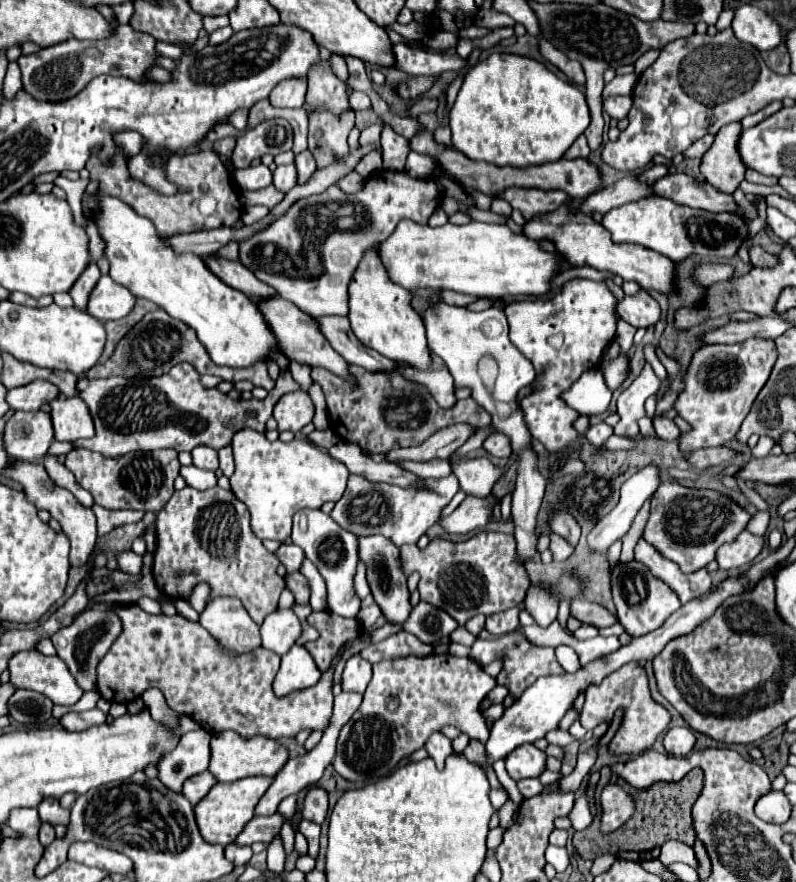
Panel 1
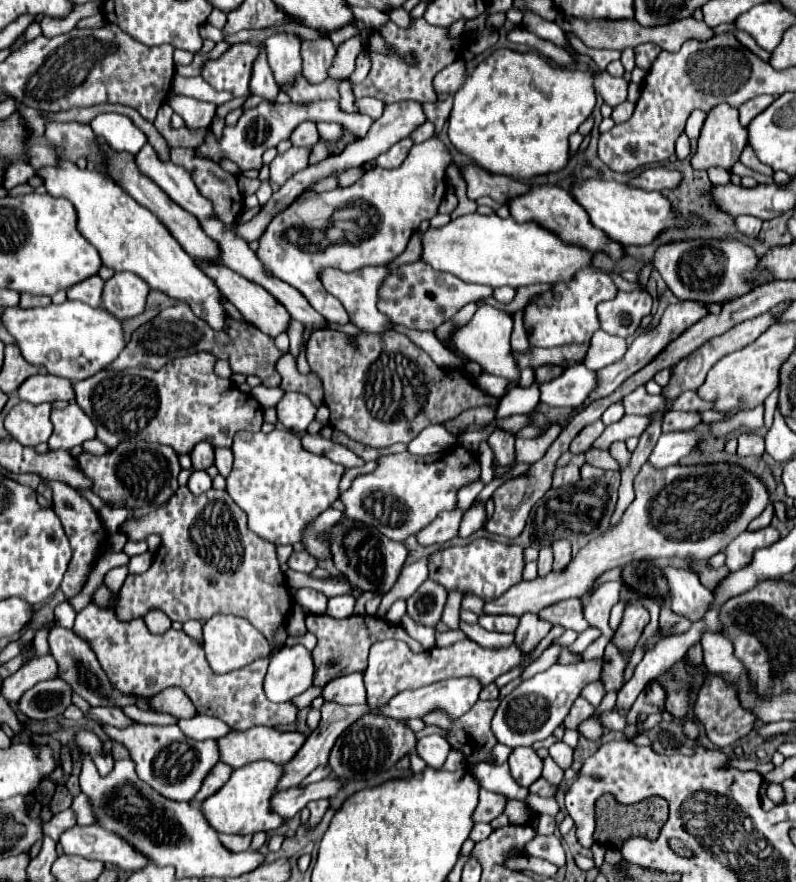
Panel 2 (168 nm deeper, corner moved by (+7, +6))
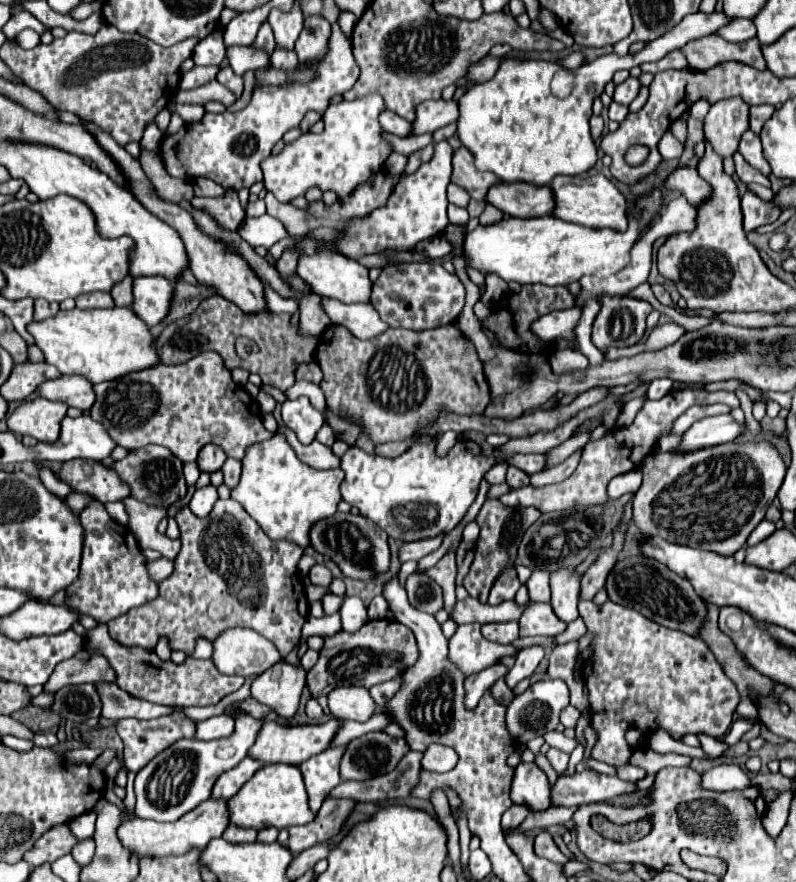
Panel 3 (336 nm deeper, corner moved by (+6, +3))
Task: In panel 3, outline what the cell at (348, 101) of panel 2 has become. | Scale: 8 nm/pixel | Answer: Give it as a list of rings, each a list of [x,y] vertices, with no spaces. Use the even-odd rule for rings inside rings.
[[[378,95],[330,105],[324,113],[326,127],[320,135],[300,135],[294,143],[286,145],[280,155],[270,155],[262,163],[266,189],[282,203],[304,195],[312,185],[318,185],[322,191],[334,189],[338,197],[350,195],[362,181],[370,181],[372,175],[384,167],[384,161],[392,151],[390,145],[380,139],[382,129],[378,125],[378,113],[382,109],[384,101]]]

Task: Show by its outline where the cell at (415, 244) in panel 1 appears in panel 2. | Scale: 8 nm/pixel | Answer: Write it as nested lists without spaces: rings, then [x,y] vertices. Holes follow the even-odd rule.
[[[467,214],[451,220],[447,226],[433,230],[427,228],[423,238],[423,262],[435,270],[451,272],[457,278],[473,284],[487,286],[529,286],[537,282],[569,282],[573,274],[591,266],[593,252],[577,244],[565,244],[557,234],[543,228],[537,222],[515,222],[509,218],[499,218],[497,214],[481,216]]]

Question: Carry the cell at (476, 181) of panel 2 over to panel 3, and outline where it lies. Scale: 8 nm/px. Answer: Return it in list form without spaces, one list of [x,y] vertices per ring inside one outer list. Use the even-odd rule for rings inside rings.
[[[460,147],[454,151],[452,157],[452,183],[464,187],[468,195],[476,201],[486,199],[486,193],[492,185],[502,183],[494,173],[482,173],[474,167],[474,157],[466,147]]]

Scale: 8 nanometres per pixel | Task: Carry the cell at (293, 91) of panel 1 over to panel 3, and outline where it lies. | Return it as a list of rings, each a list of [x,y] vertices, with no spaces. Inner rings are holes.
[[[294,5],[294,9],[290,13],[282,13],[282,11],[274,11],[268,17],[268,23],[274,31],[274,39],[276,39],[276,47],[278,49],[294,49],[294,43],[298,41],[298,35],[302,33],[302,11],[298,5]]]

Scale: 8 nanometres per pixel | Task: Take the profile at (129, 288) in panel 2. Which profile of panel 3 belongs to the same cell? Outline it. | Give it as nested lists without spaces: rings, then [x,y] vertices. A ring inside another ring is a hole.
[[[136,277],[132,281],[132,311],[138,313],[146,325],[160,323],[168,313],[172,289],[174,283],[166,281],[164,277]]]

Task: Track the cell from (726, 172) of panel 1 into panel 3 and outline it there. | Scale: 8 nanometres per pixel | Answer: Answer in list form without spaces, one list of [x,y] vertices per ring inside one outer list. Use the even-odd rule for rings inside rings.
[[[740,97],[718,101],[704,119],[704,139],[722,159],[732,157],[738,151],[740,137],[746,129],[748,105]]]

